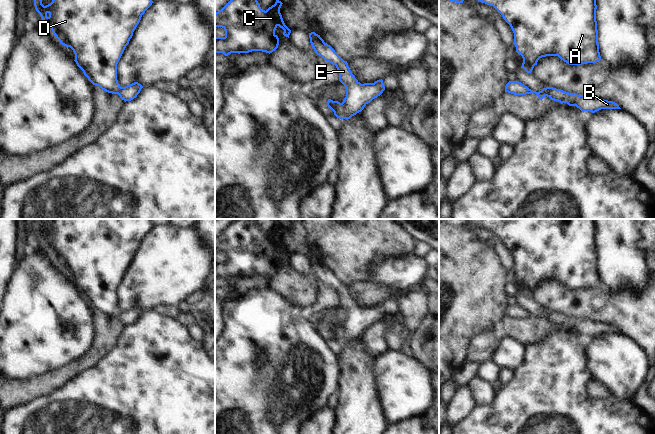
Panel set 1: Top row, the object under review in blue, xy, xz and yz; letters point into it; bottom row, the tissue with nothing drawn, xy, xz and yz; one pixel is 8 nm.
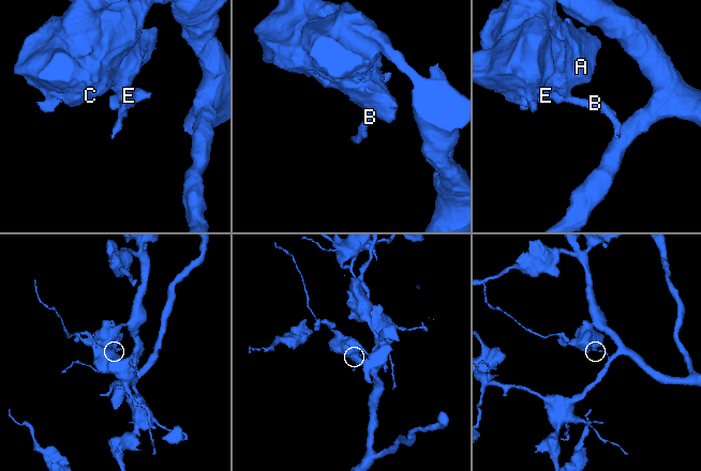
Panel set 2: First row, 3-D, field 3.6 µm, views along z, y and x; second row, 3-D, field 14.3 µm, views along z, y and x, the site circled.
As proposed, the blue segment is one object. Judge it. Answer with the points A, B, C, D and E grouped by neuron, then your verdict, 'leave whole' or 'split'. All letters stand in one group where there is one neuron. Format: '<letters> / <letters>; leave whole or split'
A C D / B E; split

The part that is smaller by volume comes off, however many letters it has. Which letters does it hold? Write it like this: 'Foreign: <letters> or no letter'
Foreign: B, E

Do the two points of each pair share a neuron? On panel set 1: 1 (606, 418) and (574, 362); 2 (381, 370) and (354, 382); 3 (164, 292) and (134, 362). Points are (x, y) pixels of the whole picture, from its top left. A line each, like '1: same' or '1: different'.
1: same
2: different
3: different

